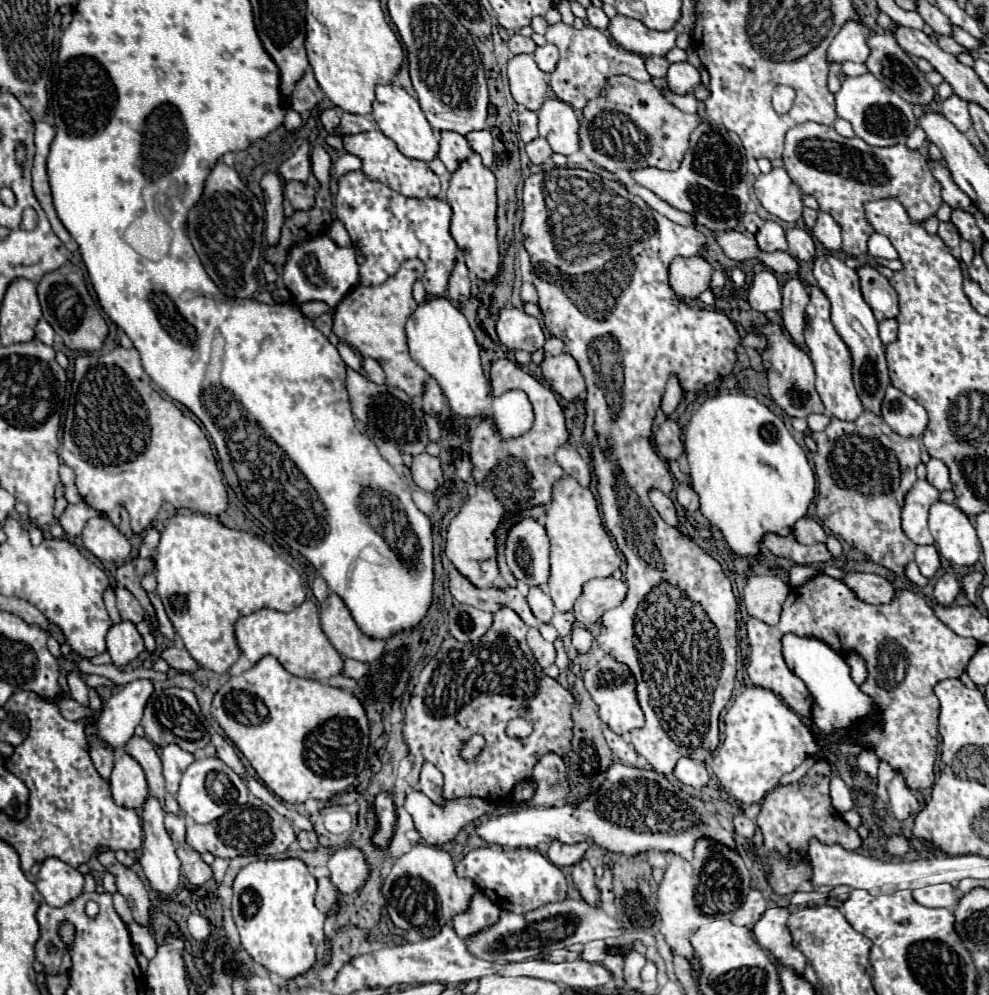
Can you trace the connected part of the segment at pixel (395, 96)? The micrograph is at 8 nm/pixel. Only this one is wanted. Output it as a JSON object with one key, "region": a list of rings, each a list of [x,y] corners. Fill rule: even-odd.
{"region":[[[377,85],[371,113],[373,113],[373,121],[377,123],[379,131],[385,137],[389,137],[391,141],[395,141],[403,155],[407,155],[411,159],[419,159],[419,161],[431,161],[437,155],[437,151],[439,151],[437,137],[433,135],[421,107],[419,107],[419,101],[413,99],[403,87],[399,87],[399,85]]]}

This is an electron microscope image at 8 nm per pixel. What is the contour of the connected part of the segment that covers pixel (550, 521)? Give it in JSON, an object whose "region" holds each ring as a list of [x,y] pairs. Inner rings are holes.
{"region":[[[563,477],[555,483],[553,487],[553,501],[547,507],[547,519],[545,519],[545,531],[551,539],[551,579],[547,585],[547,591],[555,603],[555,607],[561,613],[571,613],[573,611],[573,603],[577,601],[577,597],[583,591],[583,585],[595,577],[609,577],[615,569],[619,569],[621,565],[621,555],[617,553],[617,549],[613,547],[609,535],[603,529],[601,517],[599,517],[599,509],[597,509],[597,501],[593,497],[593,493],[587,487],[581,487],[573,477]]]}

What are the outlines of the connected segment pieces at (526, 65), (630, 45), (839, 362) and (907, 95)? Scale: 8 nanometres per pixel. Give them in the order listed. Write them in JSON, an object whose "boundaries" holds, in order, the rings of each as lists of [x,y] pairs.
{"boundaries":[[[[521,53],[509,59],[507,77],[511,85],[511,95],[517,105],[539,111],[547,99],[547,75],[537,67],[533,55]]],[[[619,13],[609,19],[607,31],[617,47],[641,57],[667,55],[667,51],[675,47],[677,37],[675,31],[655,33],[653,29],[647,29],[639,19],[631,19]]],[[[811,287],[811,303],[807,307],[807,327],[805,327],[805,343],[809,347],[809,357],[813,361],[817,373],[817,393],[829,411],[829,415],[841,421],[855,421],[861,413],[861,401],[857,399],[857,391],[853,387],[851,371],[849,371],[849,351],[845,351],[845,343],[837,339],[837,331],[829,323],[829,299],[821,295],[819,287]]],[[[891,31],[871,33],[867,37],[867,43],[871,47],[871,55],[867,57],[867,63],[865,63],[869,73],[873,73],[879,81],[883,81],[889,89],[893,89],[899,97],[903,97],[911,105],[929,105],[931,103],[931,99],[935,95],[935,87],[931,87],[923,79],[923,73],[917,69],[917,65],[911,61],[911,57],[905,55],[905,51],[901,51],[901,47],[897,47],[897,41],[893,39]]]]}

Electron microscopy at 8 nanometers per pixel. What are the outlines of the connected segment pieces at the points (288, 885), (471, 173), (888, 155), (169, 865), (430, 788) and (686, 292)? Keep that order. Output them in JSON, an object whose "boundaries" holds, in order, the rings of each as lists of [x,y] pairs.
{"boundaries":[[[[269,859],[269,861],[255,861],[255,863],[249,863],[247,867],[243,867],[233,883],[233,905],[231,905],[231,913],[233,913],[233,921],[237,925],[237,931],[239,931],[239,937],[241,937],[241,945],[243,949],[253,957],[255,963],[263,965],[269,973],[275,973],[277,977],[281,979],[293,979],[297,975],[303,975],[305,971],[309,971],[315,963],[317,963],[317,949],[319,945],[325,941],[325,933],[323,933],[323,923],[325,923],[325,913],[321,913],[315,903],[313,903],[313,897],[315,897],[315,891],[317,891],[317,881],[313,879],[313,875],[309,873],[307,865],[299,859],[281,859],[281,861],[275,861],[275,859]]],[[[473,153],[461,167],[451,175],[451,185],[447,189],[447,201],[453,207],[451,217],[451,237],[461,249],[469,271],[479,279],[491,281],[499,271],[499,247],[497,247],[497,196],[496,177],[491,169],[483,167],[481,157]]],[[[807,121],[787,131],[783,161],[785,171],[801,191],[815,197],[819,209],[841,225],[841,249],[853,257],[867,253],[867,239],[873,233],[873,227],[869,227],[869,221],[865,219],[865,201],[897,197],[905,205],[909,217],[919,223],[925,217],[935,215],[943,203],[941,185],[931,175],[927,159],[905,145],[869,147],[859,137],[845,139],[833,127]]],[[[149,797],[141,813],[145,839],[143,839],[143,855],[139,861],[151,887],[157,893],[173,895],[175,889],[179,887],[181,865],[175,853],[175,845],[169,833],[165,831],[163,815],[165,813],[157,803],[157,799]]],[[[425,763],[425,767],[421,769],[421,791],[431,797],[435,803],[443,803],[441,797],[441,771],[437,771],[437,767],[433,767],[431,763]]],[[[703,257],[673,259],[669,269],[669,285],[681,299],[697,299],[711,281],[711,265]]]]}

